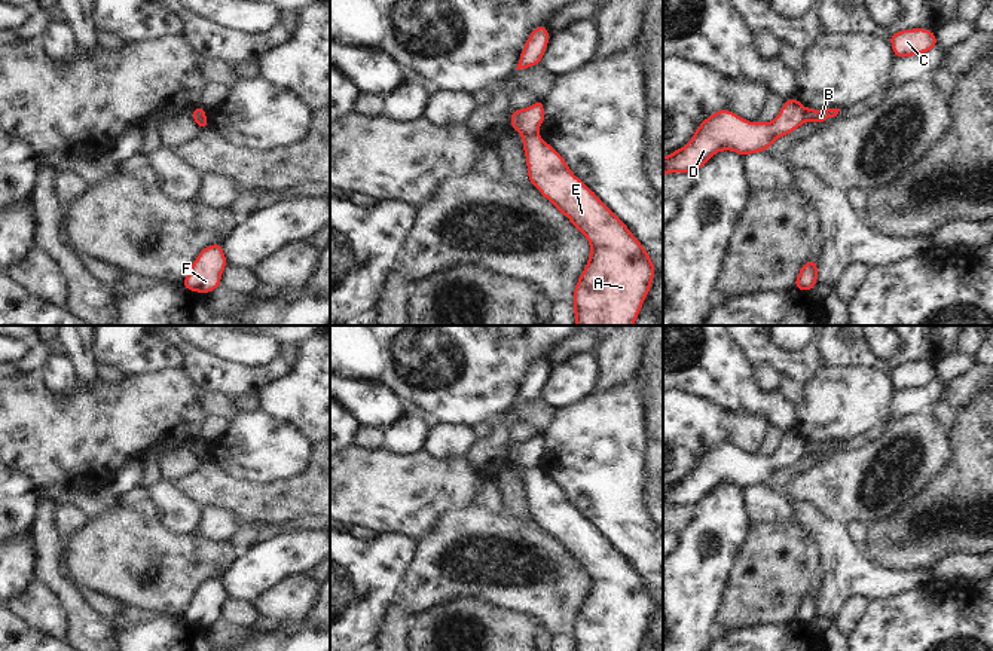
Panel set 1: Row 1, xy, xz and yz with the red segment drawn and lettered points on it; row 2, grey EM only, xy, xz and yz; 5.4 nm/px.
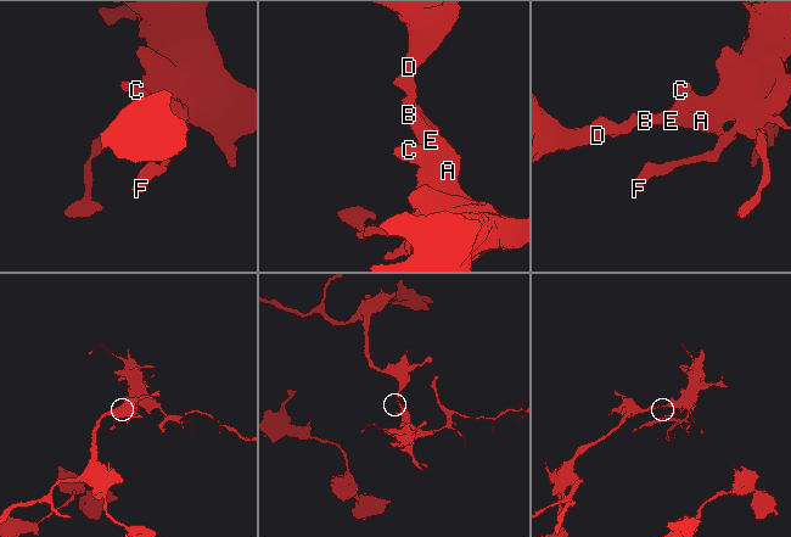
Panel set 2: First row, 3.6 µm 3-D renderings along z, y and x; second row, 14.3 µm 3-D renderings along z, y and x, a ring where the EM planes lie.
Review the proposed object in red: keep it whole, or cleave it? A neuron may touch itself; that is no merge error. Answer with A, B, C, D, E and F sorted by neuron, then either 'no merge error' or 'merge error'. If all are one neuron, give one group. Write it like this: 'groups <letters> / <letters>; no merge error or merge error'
groups A B C E F / D; merge error

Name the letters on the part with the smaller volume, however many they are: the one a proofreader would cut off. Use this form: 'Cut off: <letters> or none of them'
Cut off: A, B, C, E, F.

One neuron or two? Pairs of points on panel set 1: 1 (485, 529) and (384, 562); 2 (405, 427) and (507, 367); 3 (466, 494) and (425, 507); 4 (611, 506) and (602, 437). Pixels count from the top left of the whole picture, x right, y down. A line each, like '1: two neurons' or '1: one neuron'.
1: two neurons
2: two neurons
3: one neuron
4: one neuron

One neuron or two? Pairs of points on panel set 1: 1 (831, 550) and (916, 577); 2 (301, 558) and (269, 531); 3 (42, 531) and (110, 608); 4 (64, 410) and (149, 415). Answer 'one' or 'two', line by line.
1: one
2: two
3: two
4: one

